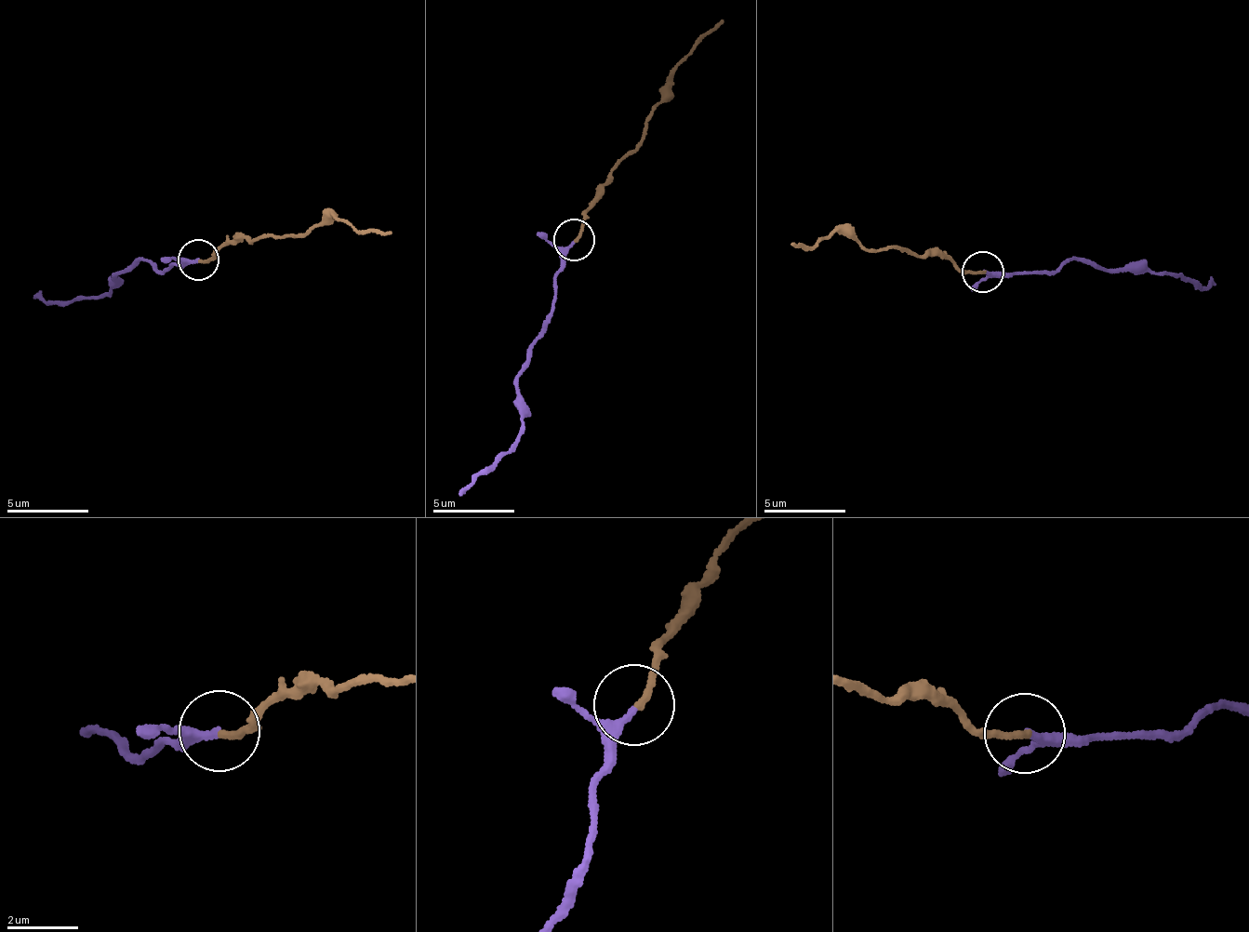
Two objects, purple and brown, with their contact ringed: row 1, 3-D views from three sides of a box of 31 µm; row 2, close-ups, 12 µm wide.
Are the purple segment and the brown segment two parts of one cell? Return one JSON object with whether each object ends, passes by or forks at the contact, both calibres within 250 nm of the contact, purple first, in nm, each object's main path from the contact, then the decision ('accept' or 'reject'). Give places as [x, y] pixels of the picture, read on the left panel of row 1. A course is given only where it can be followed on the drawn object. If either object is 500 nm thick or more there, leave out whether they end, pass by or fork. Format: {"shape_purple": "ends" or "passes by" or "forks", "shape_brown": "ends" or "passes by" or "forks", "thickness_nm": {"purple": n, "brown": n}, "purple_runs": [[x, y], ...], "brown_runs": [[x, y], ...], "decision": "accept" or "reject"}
{"shape_purple": "ends", "shape_brown": "ends", "thickness_nm": {"purple": 220, "brown": 190}, "purple_runs": [[197, 260], [182, 266], [172, 261], [164, 274], [141, 259], [116, 272], [105, 295], [55, 304], [35, 291]], "brown_runs": [[197, 260], [212, 255], [236, 237], [292, 237], [336, 216], [362, 232], [392, 231]], "decision": "accept"}

